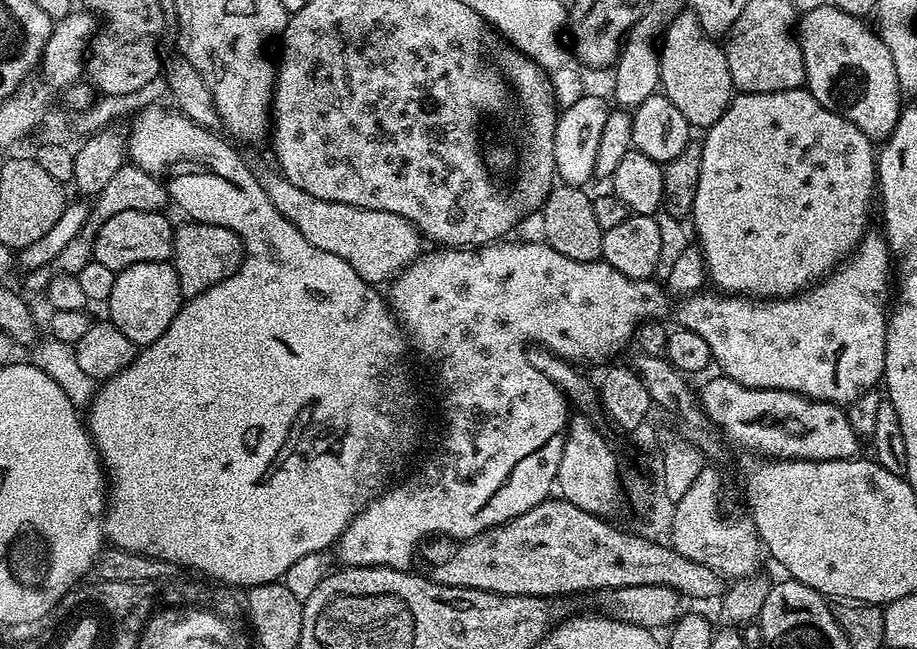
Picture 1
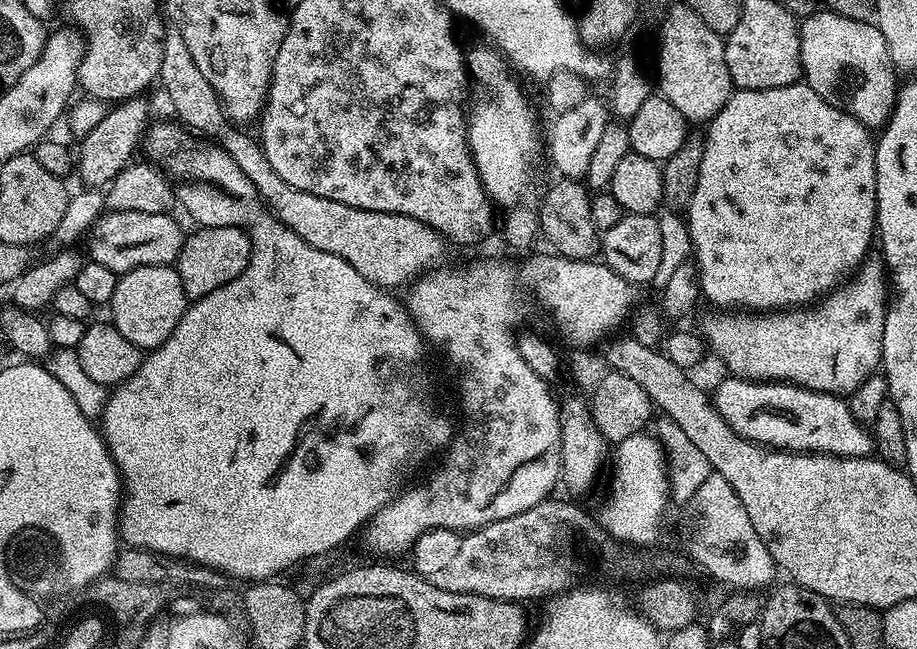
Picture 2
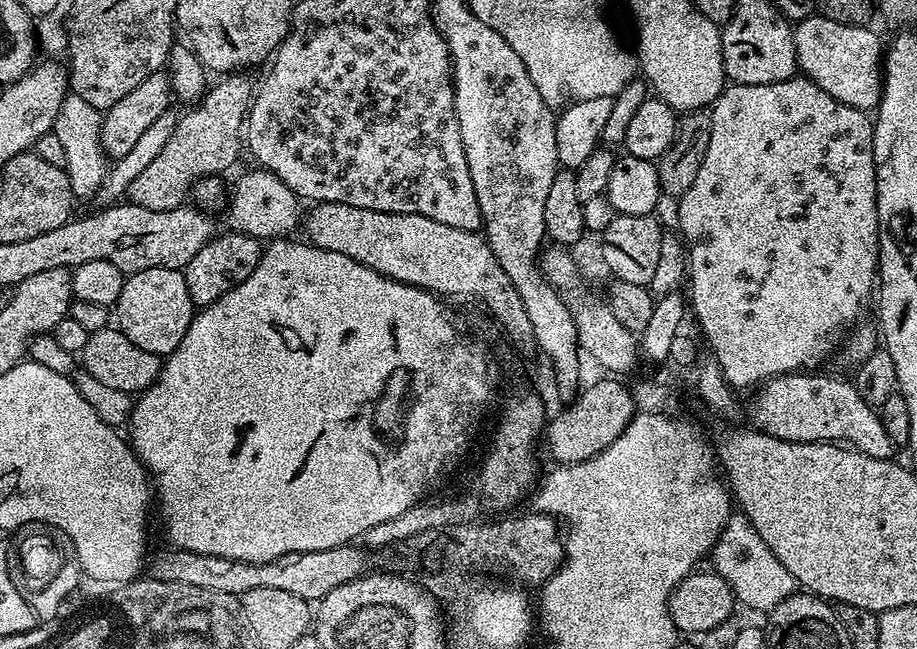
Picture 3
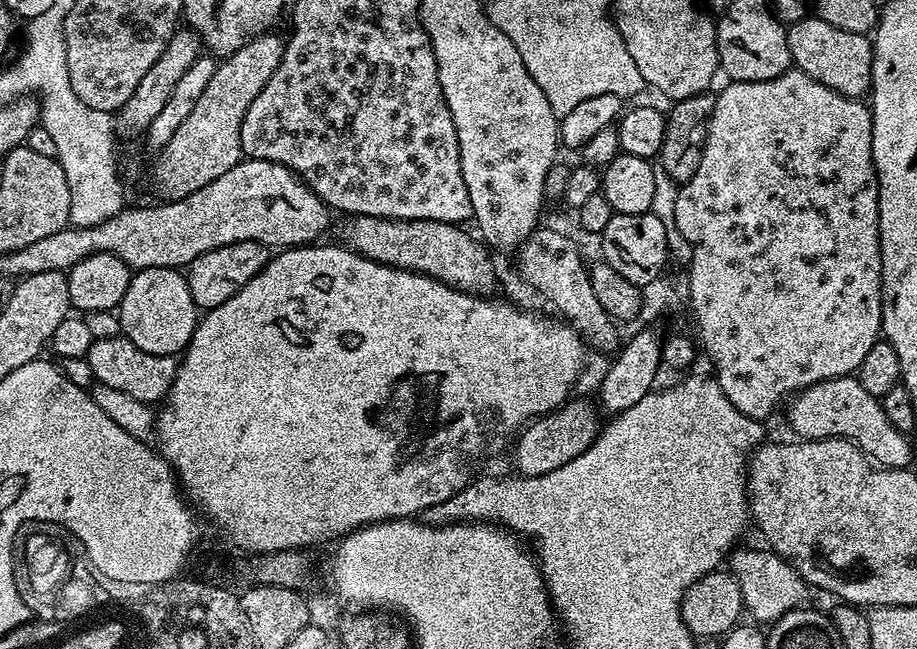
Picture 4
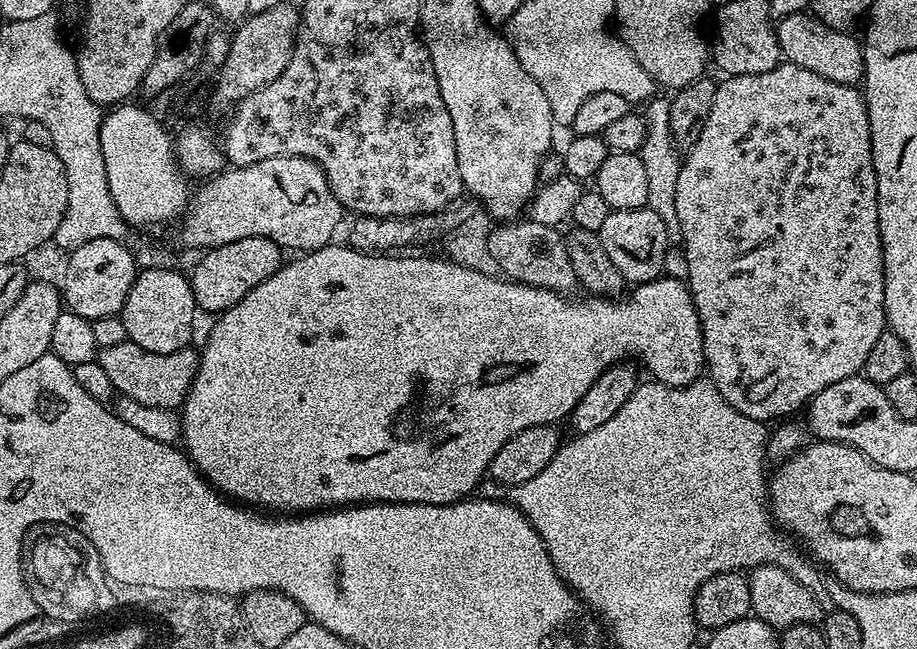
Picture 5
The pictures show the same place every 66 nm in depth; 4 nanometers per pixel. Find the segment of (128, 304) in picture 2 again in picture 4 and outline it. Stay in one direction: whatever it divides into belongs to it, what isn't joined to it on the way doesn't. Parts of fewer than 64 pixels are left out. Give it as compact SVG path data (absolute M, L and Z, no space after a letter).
M175 268L139 269L133 275L130 286L126 286L126 294L120 303L118 315L123 336L130 342L134 342L134 346L146 350L146 354L158 354L159 356L179 357L188 347L198 323L198 309L190 294L187 275Z

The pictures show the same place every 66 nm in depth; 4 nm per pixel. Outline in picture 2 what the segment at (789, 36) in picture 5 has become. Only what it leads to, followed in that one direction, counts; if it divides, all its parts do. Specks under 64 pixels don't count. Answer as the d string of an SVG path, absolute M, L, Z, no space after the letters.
M817 10L811 16L803 17L798 24L798 58L804 67L803 79L815 90L819 96L826 98L826 102L830 102L830 106L834 106L838 110L842 110L846 114L850 114L854 118L858 118L858 122L862 122L870 130L883 129L888 119L892 116L892 111L896 105L896 93L898 91L898 69L892 62L892 55L886 46L886 38L882 38L882 30L876 28L875 23L866 20L855 20L854 18L842 18L842 14L837 12L829 12L827 10Z

